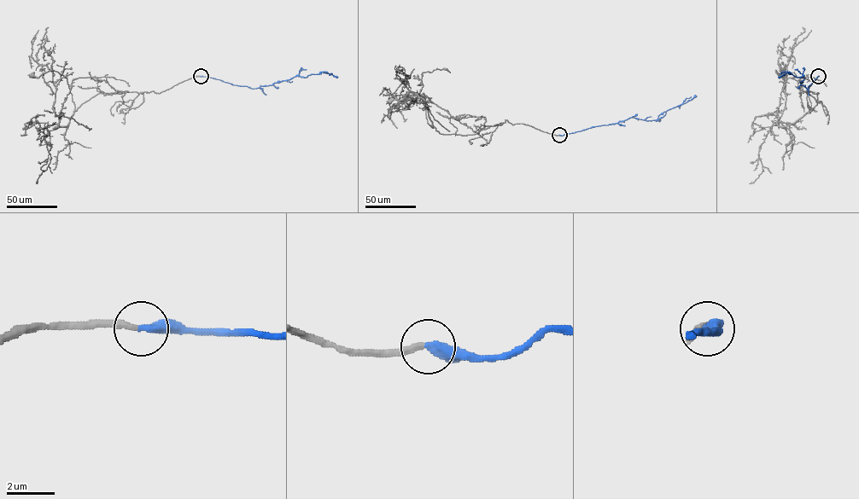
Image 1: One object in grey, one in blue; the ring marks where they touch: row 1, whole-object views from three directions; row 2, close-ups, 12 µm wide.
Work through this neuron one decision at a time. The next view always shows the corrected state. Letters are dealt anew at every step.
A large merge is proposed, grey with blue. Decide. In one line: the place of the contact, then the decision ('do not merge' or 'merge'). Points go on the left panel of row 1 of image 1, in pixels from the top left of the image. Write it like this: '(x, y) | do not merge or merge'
(201, 76) | merge

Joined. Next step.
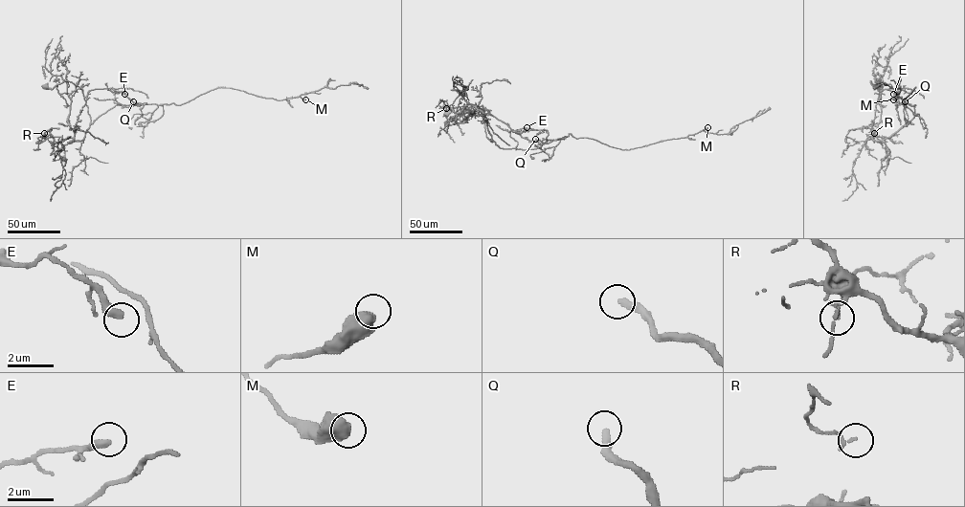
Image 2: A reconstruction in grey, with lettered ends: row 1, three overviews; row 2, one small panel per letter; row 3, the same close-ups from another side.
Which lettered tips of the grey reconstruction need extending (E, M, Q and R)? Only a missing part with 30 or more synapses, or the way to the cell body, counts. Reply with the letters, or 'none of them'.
Q

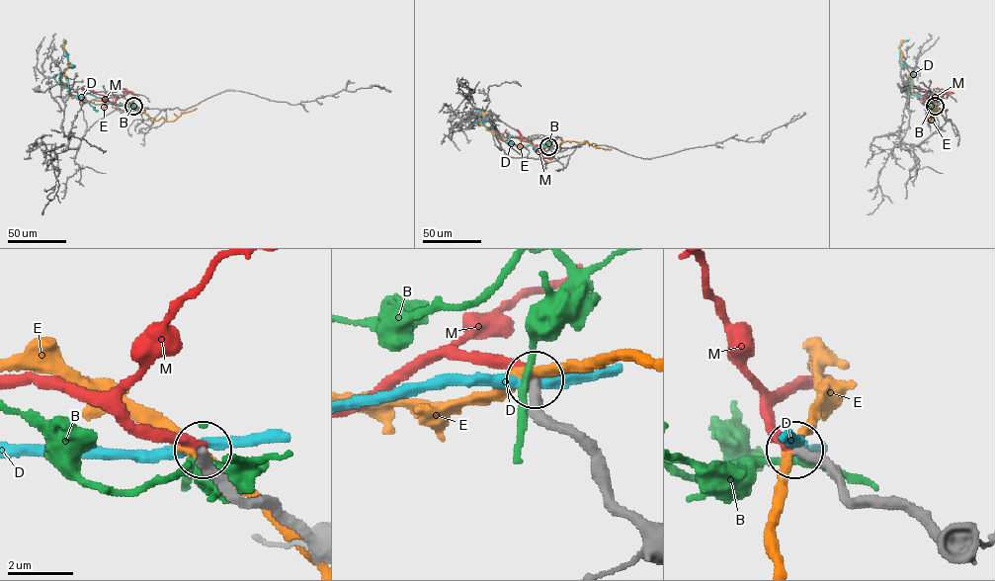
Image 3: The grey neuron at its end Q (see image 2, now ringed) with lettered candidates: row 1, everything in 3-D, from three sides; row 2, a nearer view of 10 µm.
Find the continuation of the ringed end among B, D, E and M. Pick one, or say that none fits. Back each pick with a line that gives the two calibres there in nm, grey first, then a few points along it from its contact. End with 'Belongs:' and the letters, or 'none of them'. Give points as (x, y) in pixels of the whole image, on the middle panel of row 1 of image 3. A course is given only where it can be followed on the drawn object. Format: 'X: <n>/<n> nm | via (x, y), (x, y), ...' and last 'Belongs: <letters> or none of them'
M: 320/360 nm | via (548, 146), (537, 147), (521, 137), (505, 137), (496, 129)
Belongs: M

